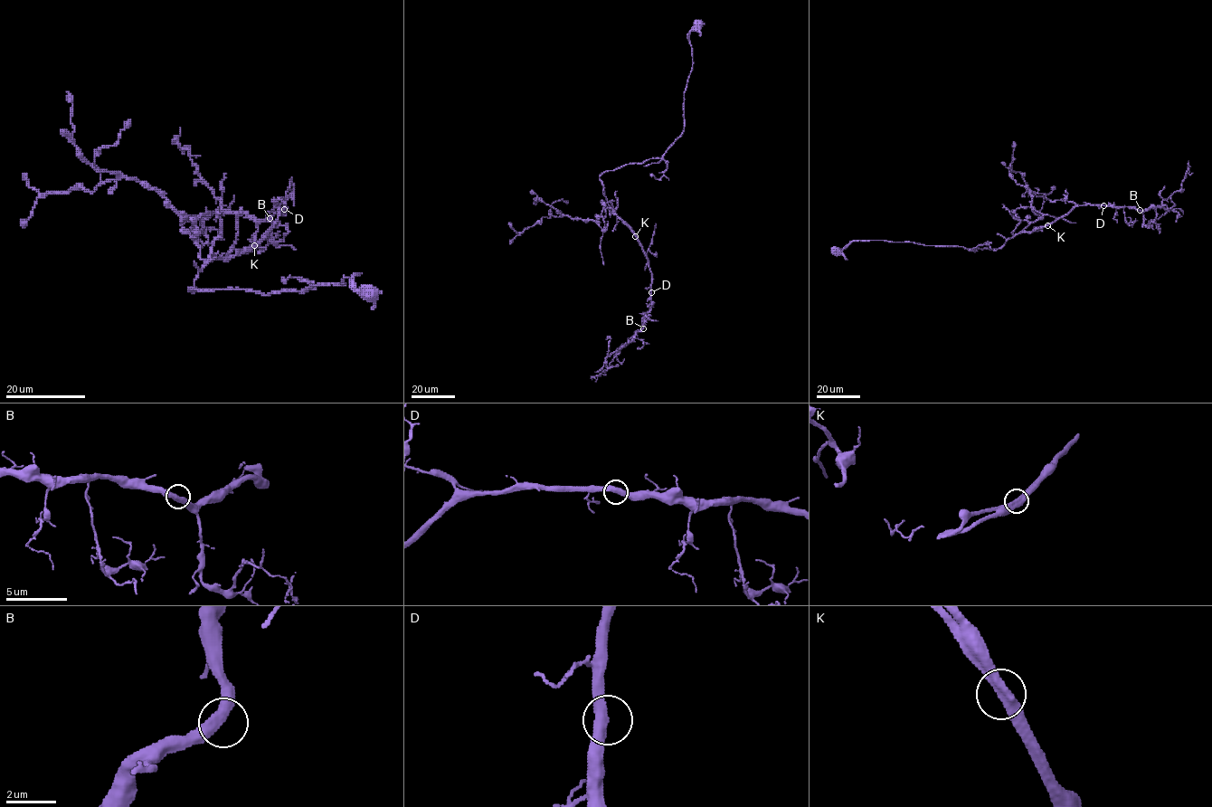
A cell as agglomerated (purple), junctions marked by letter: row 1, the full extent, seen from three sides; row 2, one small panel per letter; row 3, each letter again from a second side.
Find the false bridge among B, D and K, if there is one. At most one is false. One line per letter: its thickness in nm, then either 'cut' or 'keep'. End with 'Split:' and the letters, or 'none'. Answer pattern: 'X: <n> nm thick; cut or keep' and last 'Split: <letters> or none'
B: 440 nm thick; keep
D: 440 nm thick; keep
K: 440 nm thick; keep
Split: none

